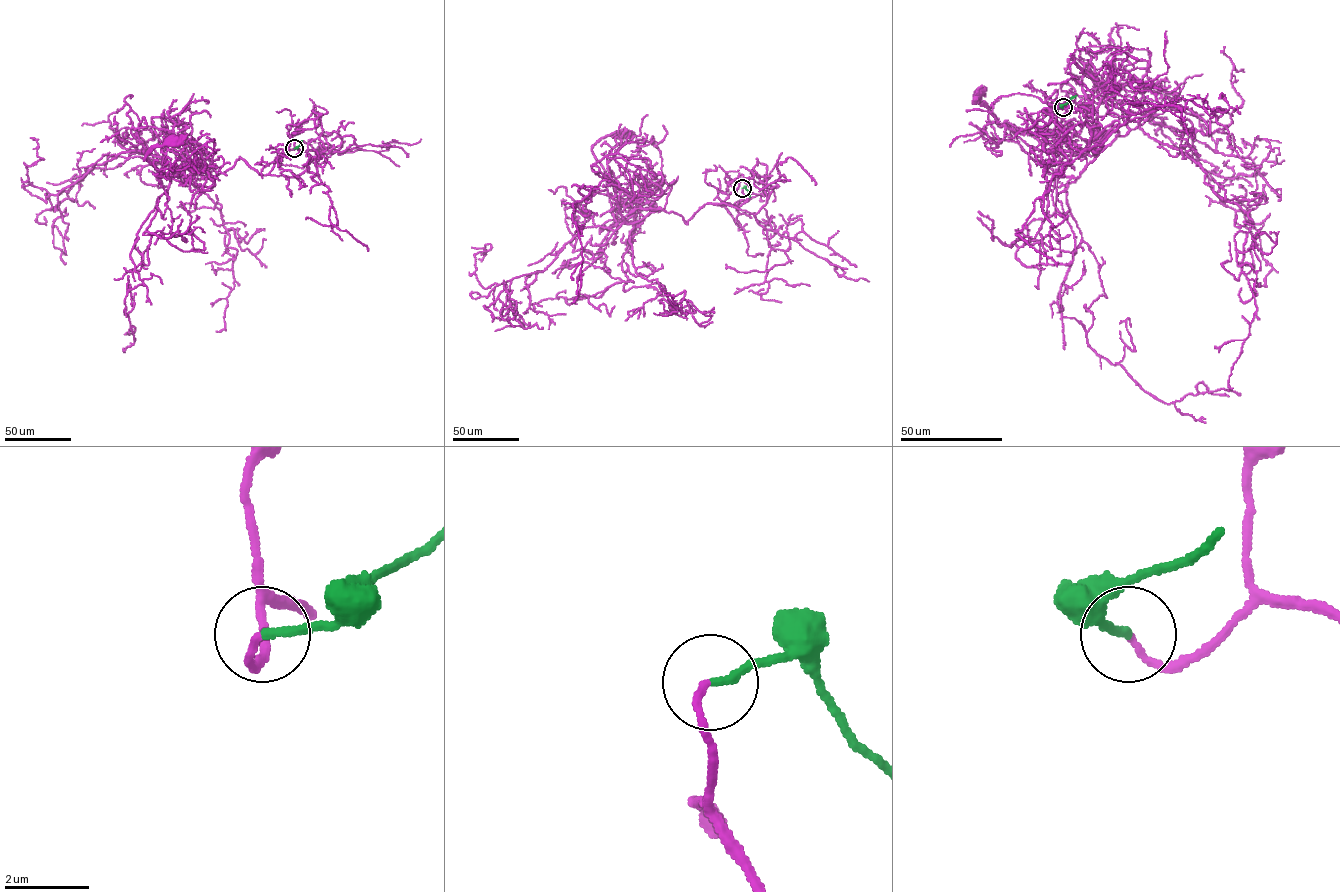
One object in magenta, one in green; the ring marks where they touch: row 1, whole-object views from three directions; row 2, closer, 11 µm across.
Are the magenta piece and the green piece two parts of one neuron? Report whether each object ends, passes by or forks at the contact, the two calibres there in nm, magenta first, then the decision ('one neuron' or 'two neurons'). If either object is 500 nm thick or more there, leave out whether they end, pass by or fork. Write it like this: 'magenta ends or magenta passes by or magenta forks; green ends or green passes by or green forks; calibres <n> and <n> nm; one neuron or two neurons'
magenta ends; green ends; calibres 150 and 180 nm; one neuron

